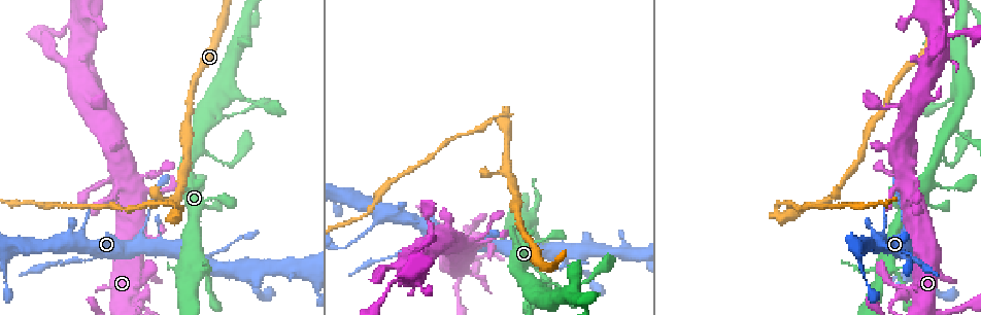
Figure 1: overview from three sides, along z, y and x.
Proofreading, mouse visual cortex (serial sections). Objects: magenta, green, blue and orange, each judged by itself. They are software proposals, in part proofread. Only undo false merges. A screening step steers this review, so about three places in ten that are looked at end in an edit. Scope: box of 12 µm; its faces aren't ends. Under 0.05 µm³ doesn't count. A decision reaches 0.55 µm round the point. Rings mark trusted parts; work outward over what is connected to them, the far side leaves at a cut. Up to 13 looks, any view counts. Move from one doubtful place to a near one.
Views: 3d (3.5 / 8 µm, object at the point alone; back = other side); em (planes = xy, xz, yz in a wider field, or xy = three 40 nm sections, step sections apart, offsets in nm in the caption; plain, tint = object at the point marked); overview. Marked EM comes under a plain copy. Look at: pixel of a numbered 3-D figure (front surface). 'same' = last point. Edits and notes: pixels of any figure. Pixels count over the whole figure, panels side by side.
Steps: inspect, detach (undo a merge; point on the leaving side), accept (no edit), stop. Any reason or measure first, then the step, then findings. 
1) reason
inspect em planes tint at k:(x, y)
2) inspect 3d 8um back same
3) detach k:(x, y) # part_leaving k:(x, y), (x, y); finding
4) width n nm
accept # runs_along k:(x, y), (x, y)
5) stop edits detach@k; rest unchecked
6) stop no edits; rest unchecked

calibre changes
inspect 3d 3.5um at 1:(86, 260)

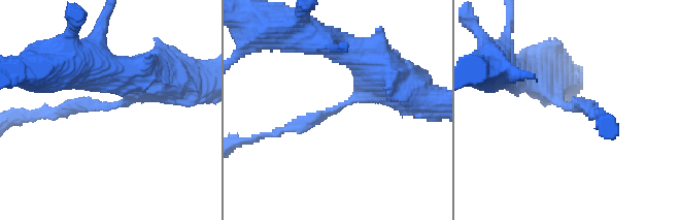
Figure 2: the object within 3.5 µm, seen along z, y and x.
arm_widths 200, 450 nm
inspect em xy step 3 tint at 2:(110, 105)

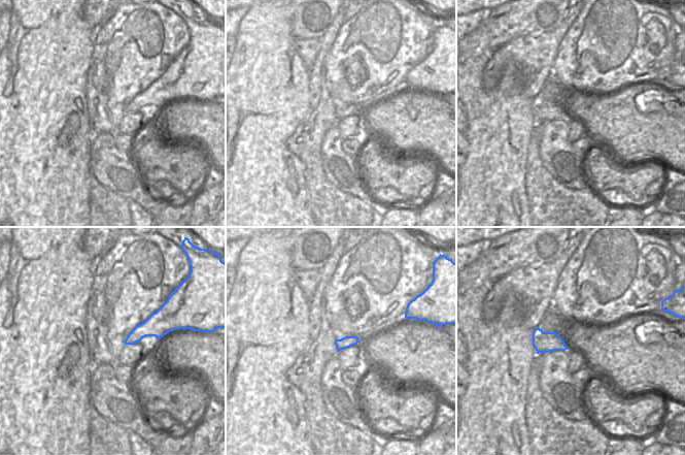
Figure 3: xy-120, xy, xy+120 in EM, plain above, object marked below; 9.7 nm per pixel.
accept # runs_along 2:(393, 77), (336, 110), (281, 130); one cell here

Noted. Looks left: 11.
abrupt turn
inspect 3d 8um at 1:(899, 287)

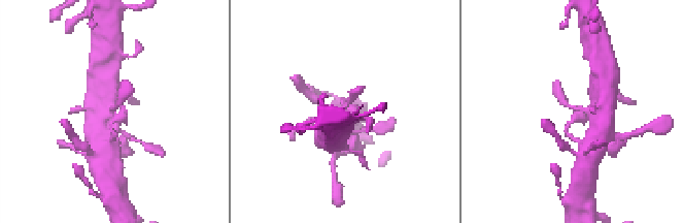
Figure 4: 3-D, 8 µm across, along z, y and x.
shape alone is not enough
inspect em planes tint at 4:(115, 107)

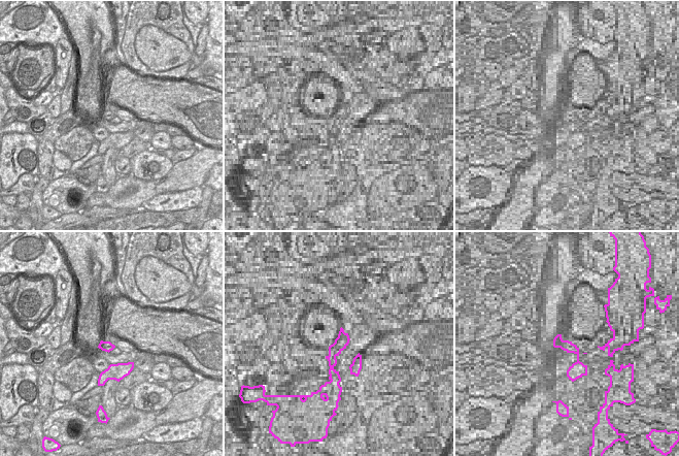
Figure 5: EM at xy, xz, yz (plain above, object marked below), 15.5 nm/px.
accept # one cell here

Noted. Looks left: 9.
arms part here
inspect 3d 8um at 1:(508, 174)

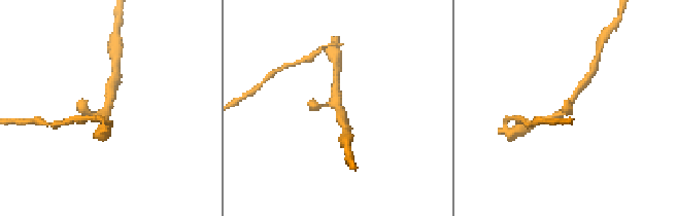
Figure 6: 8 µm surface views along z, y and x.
inspect 3d 3.5um at 6:(108, 107)

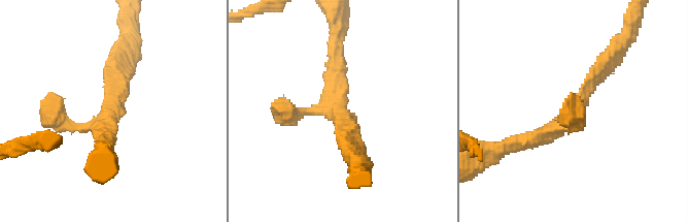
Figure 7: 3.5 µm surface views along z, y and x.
accept # continuous, no second cell

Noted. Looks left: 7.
sharp bend
inspect 3d 8um at 1:(172, 214)

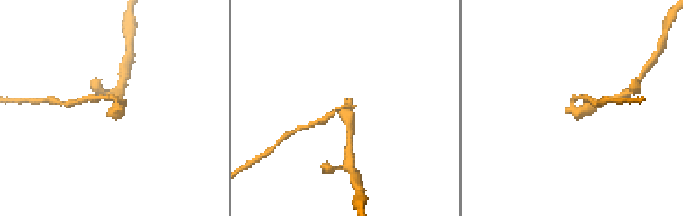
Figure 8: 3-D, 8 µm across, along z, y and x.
arm_widths 150, 300 nm
inspect em planes tint at 8:(117, 108)

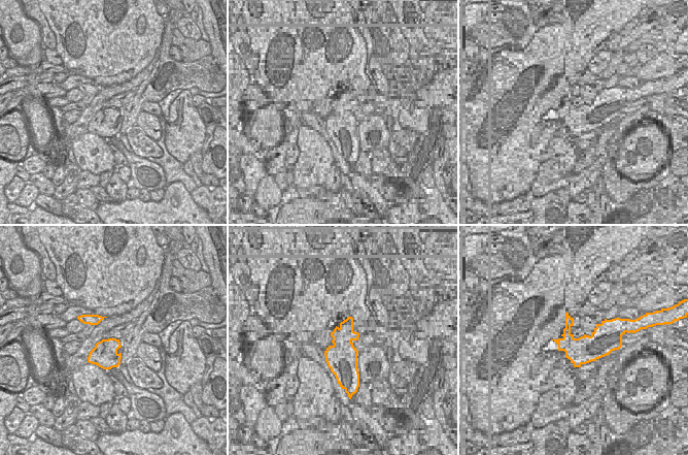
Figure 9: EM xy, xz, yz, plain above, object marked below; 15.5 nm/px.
detach 8:(95, 99) # part_leaving 8:(116, 110), (117, 102), (113, 98), (88, 98); two cells meet here

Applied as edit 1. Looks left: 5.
inspect overview

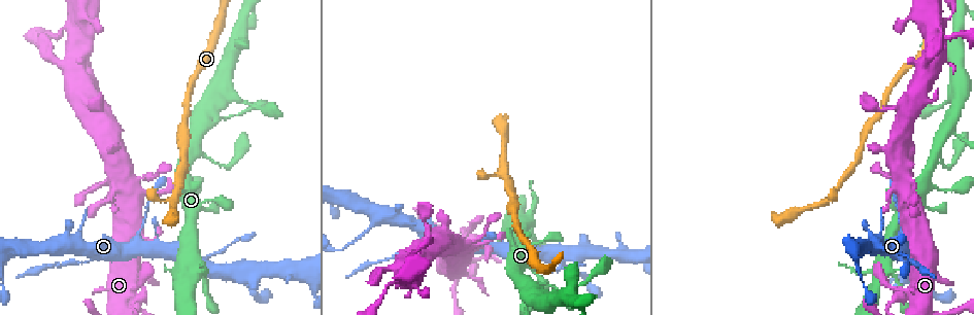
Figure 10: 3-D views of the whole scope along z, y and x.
sharp bend
inspect 3d 3.5um at 10:(936, 25)

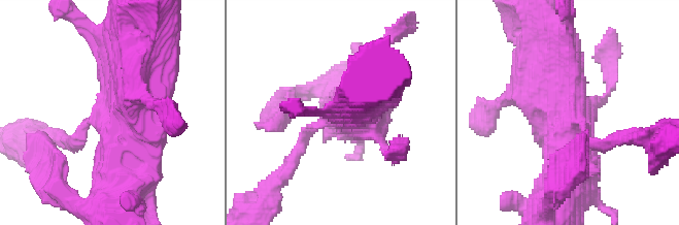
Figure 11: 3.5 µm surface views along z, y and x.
inspect em xy step 5 tint at 11:(100, 122)

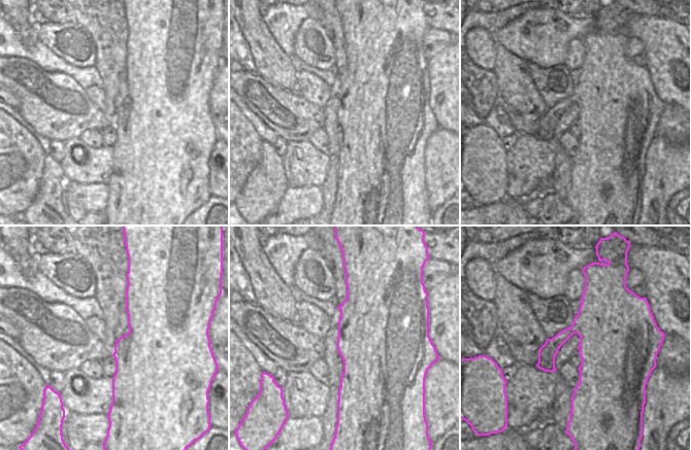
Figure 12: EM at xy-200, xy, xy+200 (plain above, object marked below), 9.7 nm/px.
accept # runs_along 11:(117, 195), (136, 72); continuous, no second cell

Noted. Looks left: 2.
stop edits detach@8; rest unchecked

